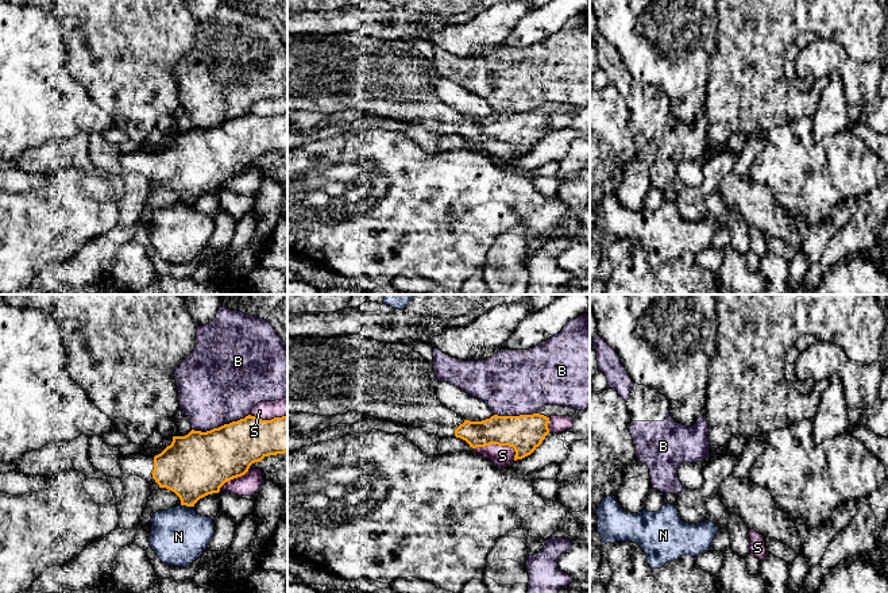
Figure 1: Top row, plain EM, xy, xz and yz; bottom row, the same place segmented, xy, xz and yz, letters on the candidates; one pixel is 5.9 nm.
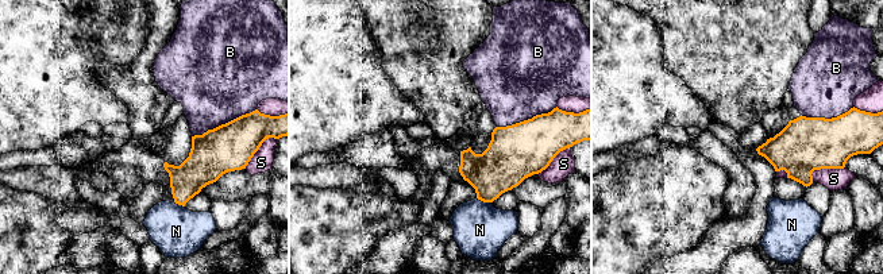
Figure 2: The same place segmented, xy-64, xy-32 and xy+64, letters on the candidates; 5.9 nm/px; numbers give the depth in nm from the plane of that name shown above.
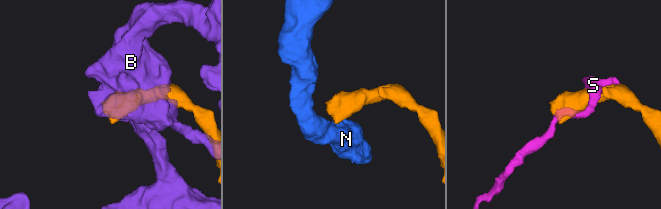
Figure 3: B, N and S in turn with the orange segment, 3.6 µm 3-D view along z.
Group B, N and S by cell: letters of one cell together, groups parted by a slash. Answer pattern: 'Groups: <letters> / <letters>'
Groups: B / N / S

